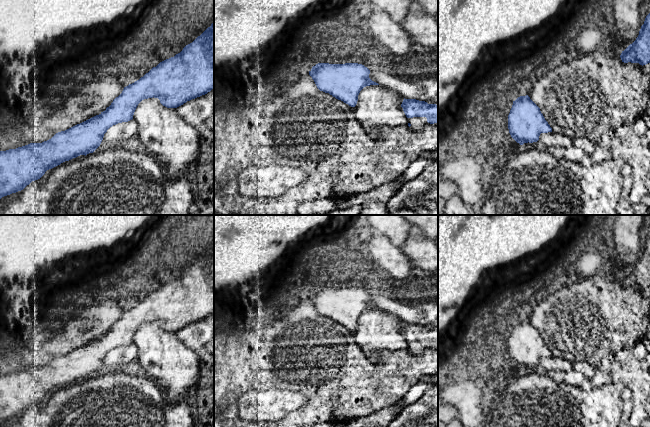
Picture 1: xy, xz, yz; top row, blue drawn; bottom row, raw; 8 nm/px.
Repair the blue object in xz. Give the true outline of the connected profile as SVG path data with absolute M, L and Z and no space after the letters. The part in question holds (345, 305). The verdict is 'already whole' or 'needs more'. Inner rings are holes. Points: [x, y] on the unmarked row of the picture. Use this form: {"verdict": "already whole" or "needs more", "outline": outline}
{"verdict": "already whole", "outline": "M318 287L309 295L320 315L329 317L351 331L355 331L360 315L370 309L379 309L369 302L370 294L362 288Z"}

